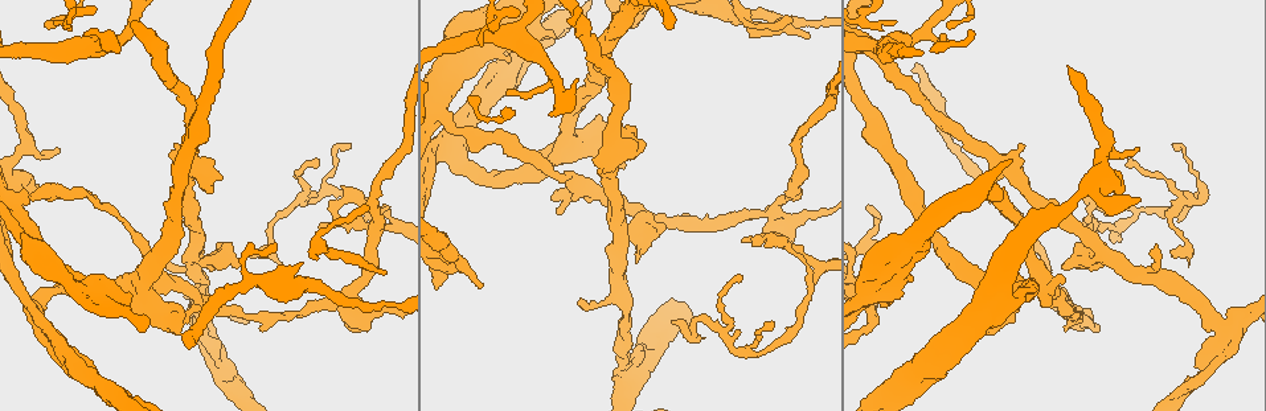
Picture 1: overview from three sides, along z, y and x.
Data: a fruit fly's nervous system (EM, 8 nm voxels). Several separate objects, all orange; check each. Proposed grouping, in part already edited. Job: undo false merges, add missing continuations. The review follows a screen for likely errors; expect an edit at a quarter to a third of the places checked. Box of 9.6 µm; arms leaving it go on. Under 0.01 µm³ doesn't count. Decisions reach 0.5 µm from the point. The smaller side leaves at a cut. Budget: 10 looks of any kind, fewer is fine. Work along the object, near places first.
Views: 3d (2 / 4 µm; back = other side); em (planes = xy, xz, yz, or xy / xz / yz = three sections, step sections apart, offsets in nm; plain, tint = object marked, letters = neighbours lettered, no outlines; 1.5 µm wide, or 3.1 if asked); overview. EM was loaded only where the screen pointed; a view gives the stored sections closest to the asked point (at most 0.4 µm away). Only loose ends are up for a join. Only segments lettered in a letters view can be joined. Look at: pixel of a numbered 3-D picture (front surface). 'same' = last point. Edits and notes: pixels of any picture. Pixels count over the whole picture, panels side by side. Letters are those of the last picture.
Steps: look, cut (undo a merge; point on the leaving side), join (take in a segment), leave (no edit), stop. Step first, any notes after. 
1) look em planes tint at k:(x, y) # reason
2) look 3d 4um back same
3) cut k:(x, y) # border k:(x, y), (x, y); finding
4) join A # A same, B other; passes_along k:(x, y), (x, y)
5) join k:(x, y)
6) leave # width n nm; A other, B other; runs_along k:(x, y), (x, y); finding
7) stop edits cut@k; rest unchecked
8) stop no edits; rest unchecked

look 3d 2um at 1:(811, 25) # narrows sharply

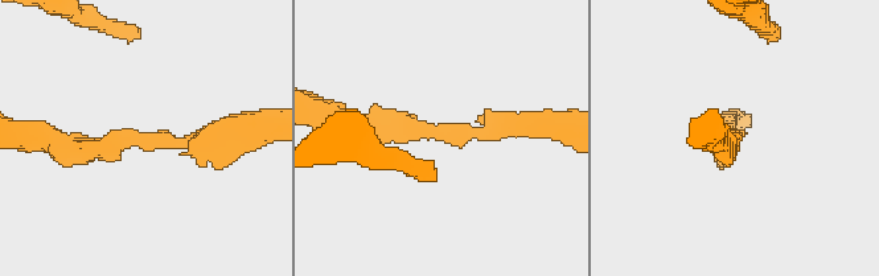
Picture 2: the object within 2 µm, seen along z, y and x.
look em planes letters at 2:(145, 137)

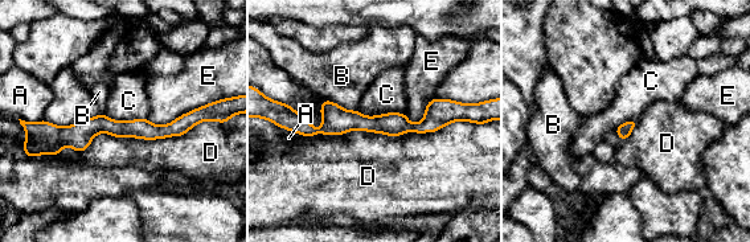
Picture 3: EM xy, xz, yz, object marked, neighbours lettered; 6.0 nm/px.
leave # longest_contact D 800 nm; A other, B other, C other, D other, E other; runs_along 3:(199, 111), (171, 130), (41, 132); all the same neuron

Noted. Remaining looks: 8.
look em xz step 8 tint at 1:(622, 359) # a fork

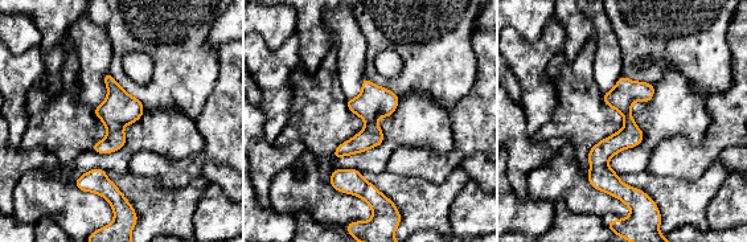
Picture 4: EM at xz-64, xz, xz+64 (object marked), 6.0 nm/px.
look em planes letters same

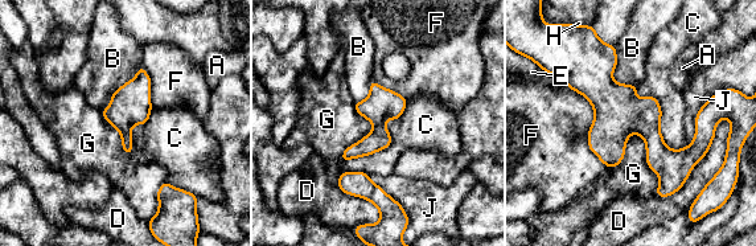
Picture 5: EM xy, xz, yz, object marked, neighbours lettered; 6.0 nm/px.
leave # width 200 nm; A other, B other, C other, D other, E other, F other, G other, H other, J other; one neuron here

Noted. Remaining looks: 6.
look em planes letters at 1:(317, 160) # free end

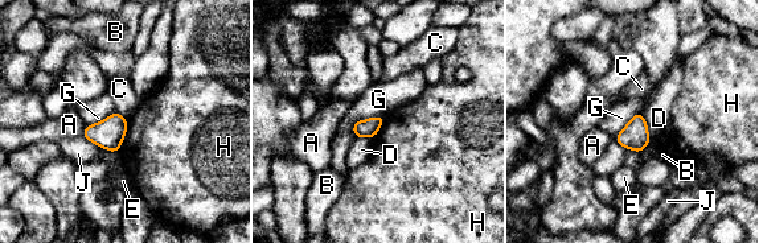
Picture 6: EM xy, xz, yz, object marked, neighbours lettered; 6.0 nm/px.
leave # A other, B other, C other, D other, E other, G other, H other, J other; border 6:(127, 119), (127, 131), (117, 152); none of them fits

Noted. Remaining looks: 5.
look 3d 2um back at 1:(1095, 330)

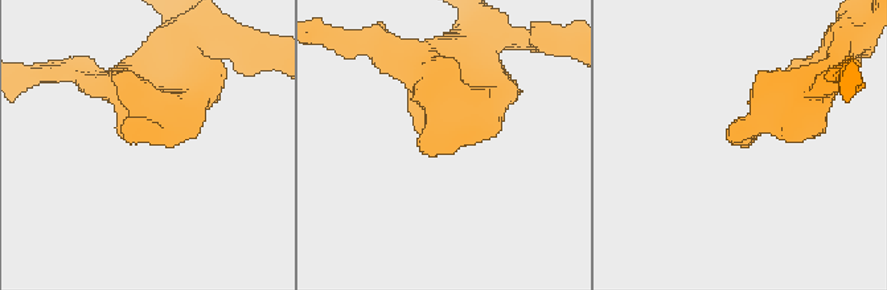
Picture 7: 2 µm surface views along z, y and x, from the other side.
look em xy step 8 tint at 7:(736, 142)

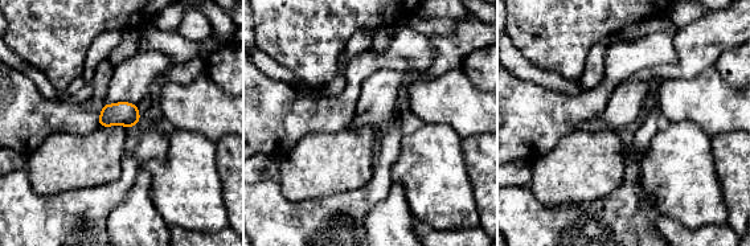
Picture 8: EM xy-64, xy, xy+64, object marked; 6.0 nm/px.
look em planes letters same # another direction

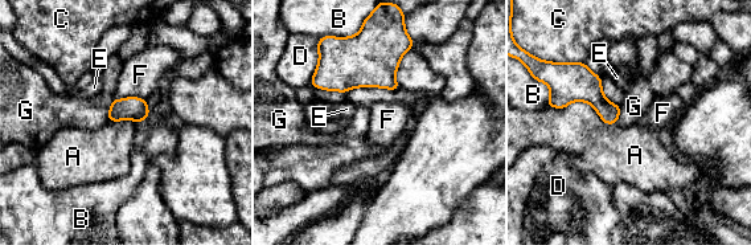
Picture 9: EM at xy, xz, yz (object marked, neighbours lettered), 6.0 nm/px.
leave # A other, B other, C other, D other, E other, F other, G other; none of them fits

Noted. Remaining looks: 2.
stop no edits; rest unchecked

